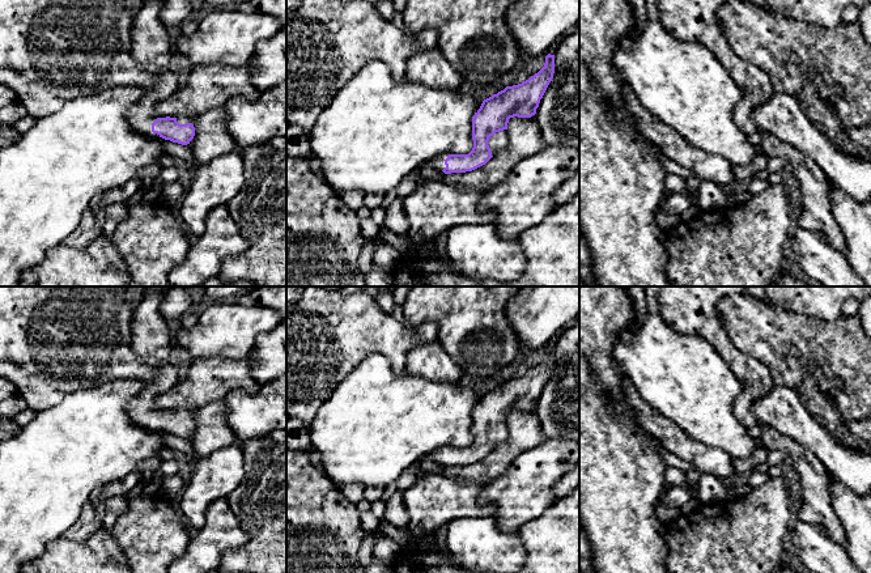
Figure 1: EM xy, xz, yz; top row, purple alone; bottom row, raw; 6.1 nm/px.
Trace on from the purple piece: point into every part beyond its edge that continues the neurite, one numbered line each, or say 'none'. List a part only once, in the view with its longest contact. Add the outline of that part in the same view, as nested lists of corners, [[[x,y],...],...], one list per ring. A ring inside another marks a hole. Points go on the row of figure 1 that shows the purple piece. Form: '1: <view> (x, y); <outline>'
1: xz (498, 140); [[[507,130],[496,132],[489,137],[488,145],[490,148],[492,156],[494,156],[500,149],[502,149],[509,141]]]

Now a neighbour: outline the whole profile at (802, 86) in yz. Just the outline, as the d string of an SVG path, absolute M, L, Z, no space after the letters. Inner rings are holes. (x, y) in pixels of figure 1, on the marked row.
M747 0L723 4L717 18L736 55L768 73L774 94L794 96L816 126L820 127L823 116L823 102L813 84L816 75L823 77L829 89L840 85L845 92L841 99L830 94L833 110L844 131L871 123L871 44L858 22L841 22L836 29L795 24Z

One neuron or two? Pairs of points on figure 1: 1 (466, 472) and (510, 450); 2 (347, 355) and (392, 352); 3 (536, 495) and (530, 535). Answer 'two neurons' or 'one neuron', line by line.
1: one neuron
2: one neuron
3: two neurons

